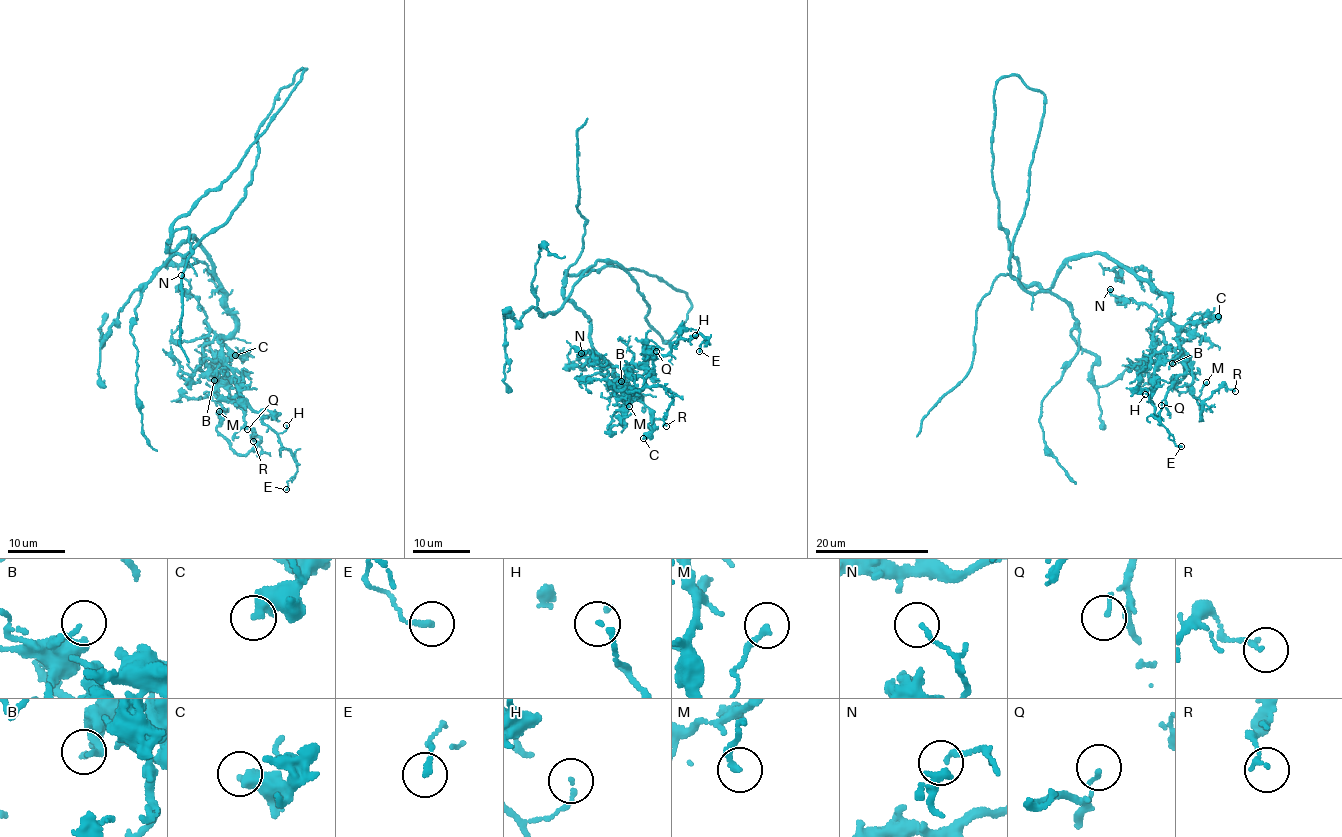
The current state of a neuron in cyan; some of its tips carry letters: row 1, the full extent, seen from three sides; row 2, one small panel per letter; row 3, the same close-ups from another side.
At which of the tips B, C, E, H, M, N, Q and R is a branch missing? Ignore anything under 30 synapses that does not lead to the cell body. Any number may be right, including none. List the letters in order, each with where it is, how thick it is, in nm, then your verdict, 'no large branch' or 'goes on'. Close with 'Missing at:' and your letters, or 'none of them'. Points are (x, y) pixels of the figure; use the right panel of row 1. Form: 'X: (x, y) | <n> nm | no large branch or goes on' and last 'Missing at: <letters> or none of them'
B: (1172, 363) | 130 nm | no large branch
C: (1218, 316) | 460 nm | no large branch
E: (1181, 446) | 160 nm | no large branch
H: (1145, 394) | 120 nm | no large branch
M: (1206, 382) | 240 nm | no large branch
N: (1110, 289) | 160 nm | no large branch
Q: (1161, 405) | 90 nm | no large branch
R: (1235, 391) | 130 nm | no large branch
Missing at: none of them

